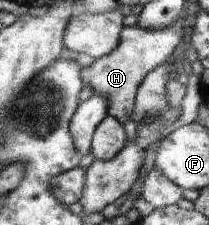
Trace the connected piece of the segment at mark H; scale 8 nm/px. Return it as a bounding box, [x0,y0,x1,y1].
[81,18,183,124]

